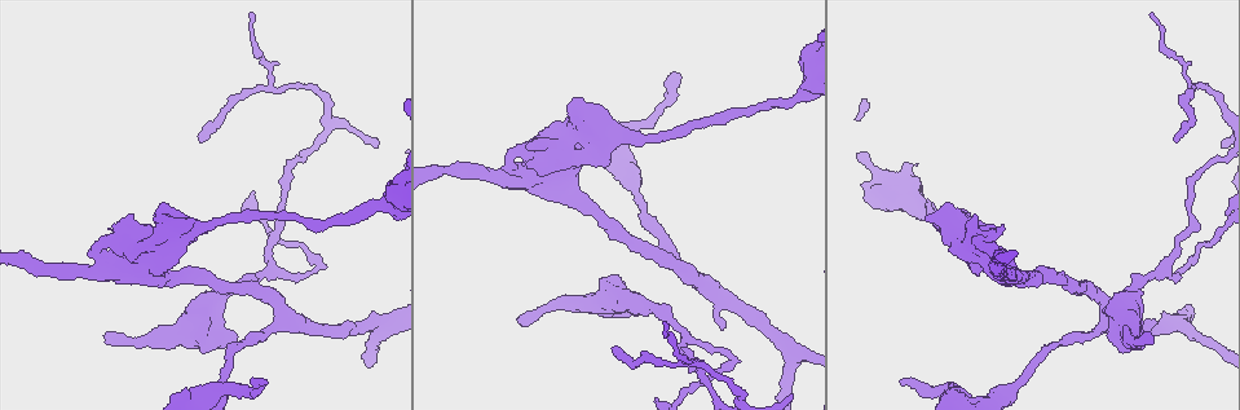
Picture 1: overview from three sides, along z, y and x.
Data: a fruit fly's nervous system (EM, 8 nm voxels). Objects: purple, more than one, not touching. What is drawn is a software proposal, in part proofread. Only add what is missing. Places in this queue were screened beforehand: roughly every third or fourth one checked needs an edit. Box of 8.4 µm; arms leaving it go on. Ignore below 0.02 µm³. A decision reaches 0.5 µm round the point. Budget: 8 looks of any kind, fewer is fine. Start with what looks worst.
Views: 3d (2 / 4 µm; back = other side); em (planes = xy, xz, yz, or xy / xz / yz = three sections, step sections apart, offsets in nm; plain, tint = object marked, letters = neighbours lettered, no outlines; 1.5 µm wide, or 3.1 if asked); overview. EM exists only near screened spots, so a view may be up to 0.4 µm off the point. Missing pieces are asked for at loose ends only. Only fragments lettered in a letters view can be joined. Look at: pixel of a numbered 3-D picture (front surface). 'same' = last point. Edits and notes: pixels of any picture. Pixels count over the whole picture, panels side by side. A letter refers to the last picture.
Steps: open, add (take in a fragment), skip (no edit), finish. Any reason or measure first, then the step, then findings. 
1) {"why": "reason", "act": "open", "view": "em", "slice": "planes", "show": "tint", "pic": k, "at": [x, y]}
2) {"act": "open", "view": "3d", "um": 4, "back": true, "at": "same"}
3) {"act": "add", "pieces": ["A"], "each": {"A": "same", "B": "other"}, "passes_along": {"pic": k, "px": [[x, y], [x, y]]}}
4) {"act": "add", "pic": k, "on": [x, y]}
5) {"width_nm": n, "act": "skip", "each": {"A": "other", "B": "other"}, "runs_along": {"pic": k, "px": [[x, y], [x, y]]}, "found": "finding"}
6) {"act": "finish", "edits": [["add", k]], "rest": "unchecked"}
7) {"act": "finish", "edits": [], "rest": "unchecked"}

{"why": "free end", "act": "open", "view": "3d", "um": 4, "pic": 1, "at": [108, 332]}

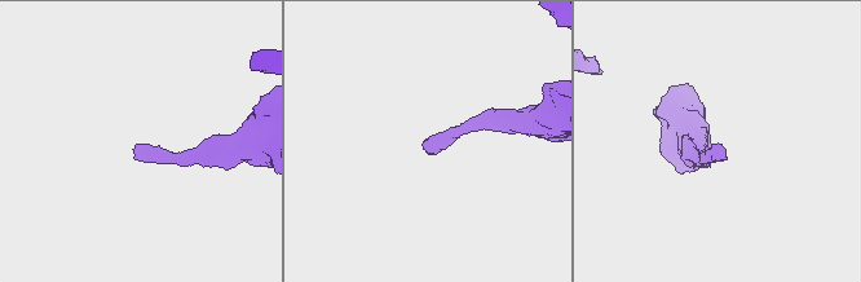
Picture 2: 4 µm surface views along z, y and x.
{"why": "need the tissue", "act": "open", "view": "em", "slice": "xz", "step": 4, "show": "tint", "pic": 2, "at": [722, 145]}

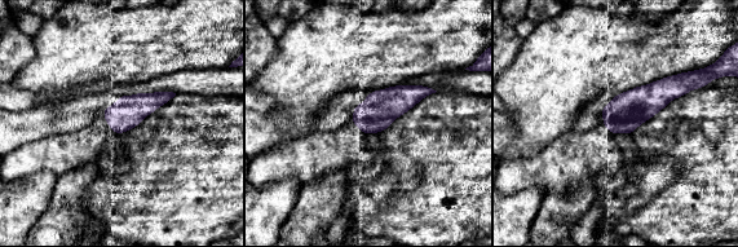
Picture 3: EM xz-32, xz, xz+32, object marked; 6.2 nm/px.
{"why": "what lies round it", "act": "open", "view": "em", "slice": "xz", "step": 4, "show": "letters", "at": "same"}

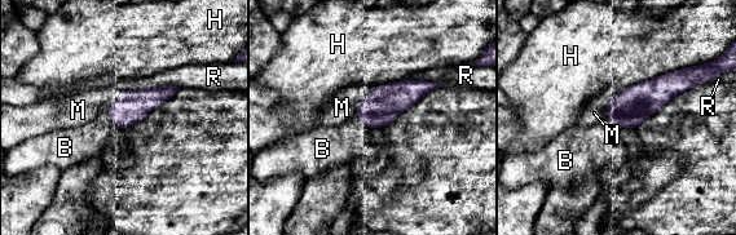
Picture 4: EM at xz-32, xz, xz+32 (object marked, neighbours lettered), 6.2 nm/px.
{"act": "add", "pieces": ["M"], "each": {"B": "other", "H": "other", "M": "same", "R": "other"}, "found": "the cell continues"}

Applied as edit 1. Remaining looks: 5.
{"act": "open", "view": "overview"}

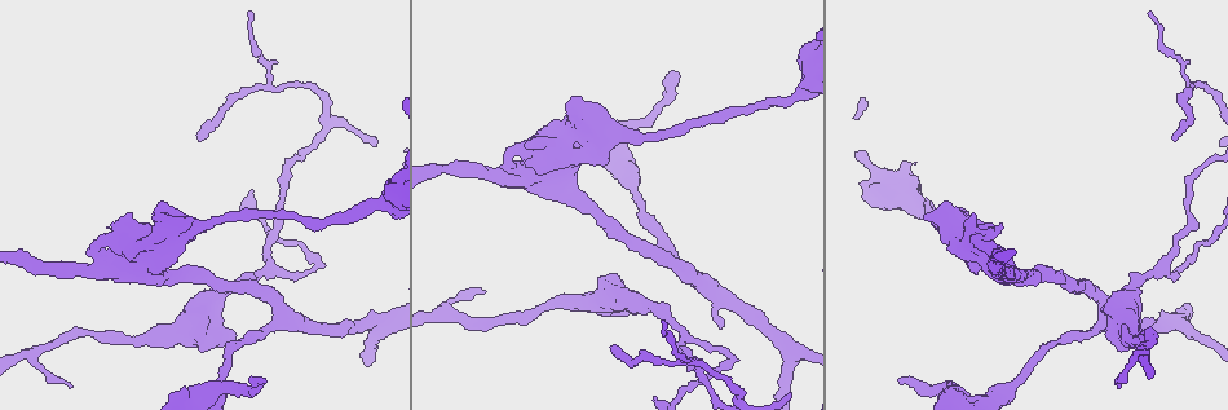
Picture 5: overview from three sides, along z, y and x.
{"why": "thick end", "act": "open", "view": "3d", "um": 2, "back": true, "pic": 5, "at": [230, 339]}

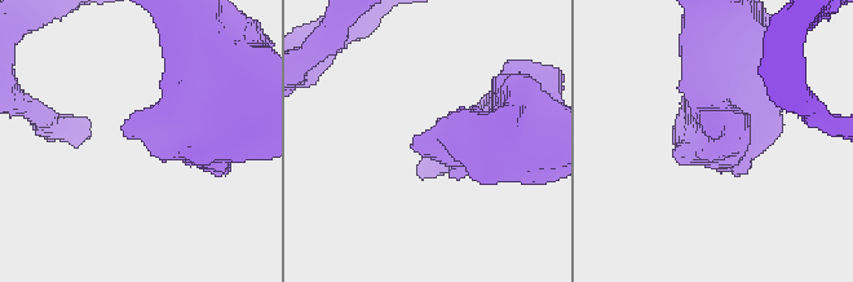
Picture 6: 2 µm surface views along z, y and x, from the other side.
{"act": "open", "view": "em", "slice": "planes", "show": "letters", "pic": 6, "at": [713, 138]}

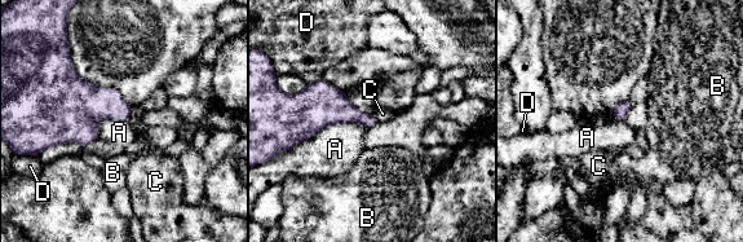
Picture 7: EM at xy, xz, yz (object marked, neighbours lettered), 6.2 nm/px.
{"act": "skip", "each": {"A": "other", "B": "other", "C": "other", "D": "other"}, "border": {"pic": 7, "px": [[367, 128], [330, 123], [287, 150]]}, "found": "none of them fits"}

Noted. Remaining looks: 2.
{"why": "branch stops here", "act": "open", "view": "3d", "um": 2, "pic": 5, "at": [900, 379]}

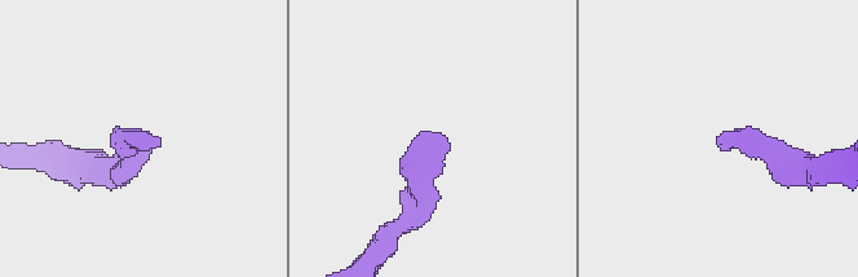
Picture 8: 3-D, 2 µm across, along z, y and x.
{"act": "open", "view": "em", "slice": "planes", "show": "letters", "pic": 8, "at": [160, 138]}

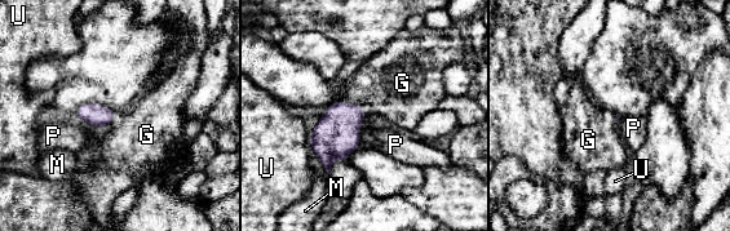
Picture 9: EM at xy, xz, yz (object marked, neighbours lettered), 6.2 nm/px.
{"longest_contact_nm": ["G", 190], "act": "add", "pieces": ["G"], "each": {"G": "same", "M": "other", "P": "other", "U": "other"}, "found": "the cell continues"}

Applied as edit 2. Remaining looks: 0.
{"act": "finish", "edits": [["add", 4], ["add", 9]], "rest": "unchecked"}

